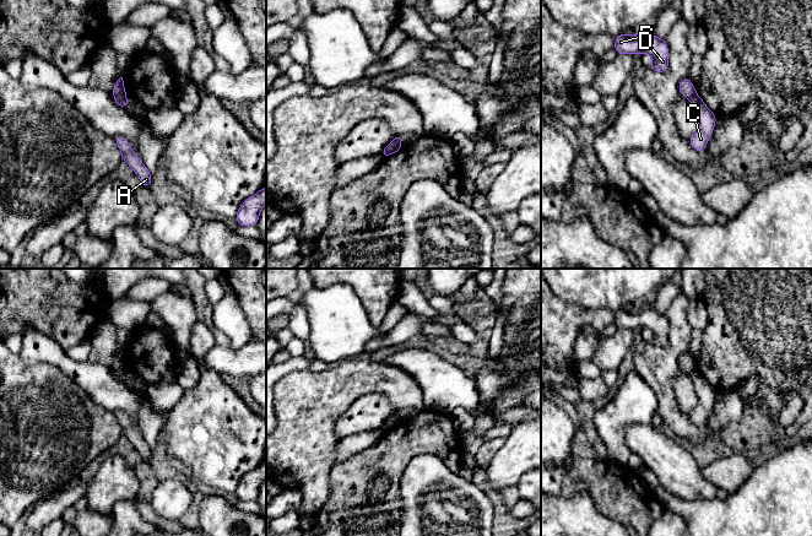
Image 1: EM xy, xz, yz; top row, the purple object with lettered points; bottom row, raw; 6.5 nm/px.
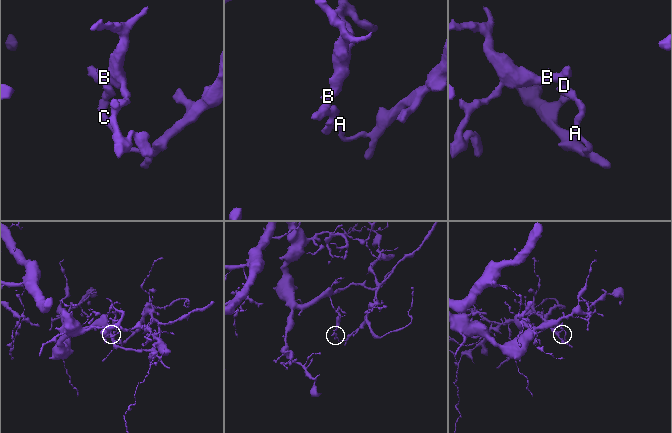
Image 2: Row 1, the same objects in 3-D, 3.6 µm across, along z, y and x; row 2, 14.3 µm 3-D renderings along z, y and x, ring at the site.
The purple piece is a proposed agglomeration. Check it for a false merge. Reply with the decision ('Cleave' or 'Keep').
Cleave

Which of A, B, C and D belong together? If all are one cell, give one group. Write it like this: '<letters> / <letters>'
A C / B D

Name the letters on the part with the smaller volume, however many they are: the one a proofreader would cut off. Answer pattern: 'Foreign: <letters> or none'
Foreign: A, C

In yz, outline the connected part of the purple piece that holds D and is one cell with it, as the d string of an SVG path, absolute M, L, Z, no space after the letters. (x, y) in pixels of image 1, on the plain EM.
M638 305L634 312L629 308L618 309L615 313L613 324L617 329L650 329L653 339L648 342L655 347L667 347L668 345L668 321L665 313L657 313L653 308Z

